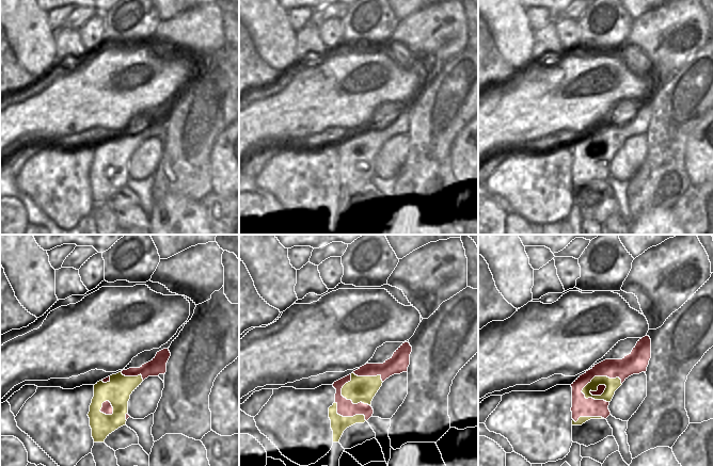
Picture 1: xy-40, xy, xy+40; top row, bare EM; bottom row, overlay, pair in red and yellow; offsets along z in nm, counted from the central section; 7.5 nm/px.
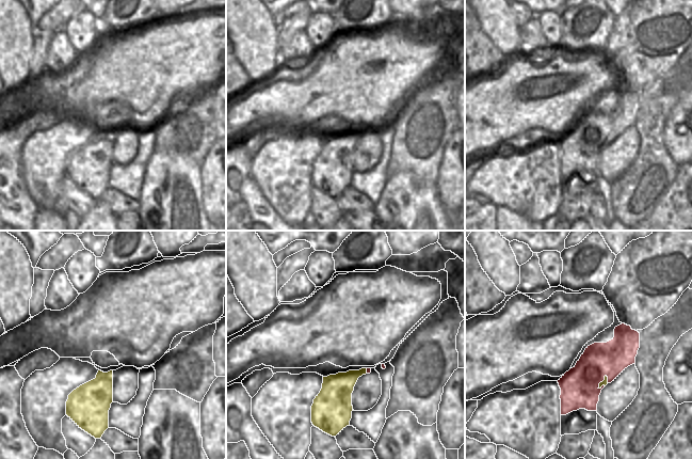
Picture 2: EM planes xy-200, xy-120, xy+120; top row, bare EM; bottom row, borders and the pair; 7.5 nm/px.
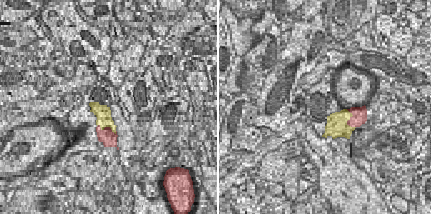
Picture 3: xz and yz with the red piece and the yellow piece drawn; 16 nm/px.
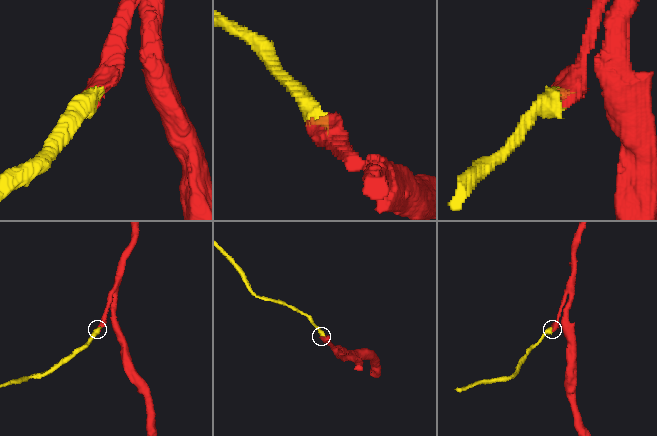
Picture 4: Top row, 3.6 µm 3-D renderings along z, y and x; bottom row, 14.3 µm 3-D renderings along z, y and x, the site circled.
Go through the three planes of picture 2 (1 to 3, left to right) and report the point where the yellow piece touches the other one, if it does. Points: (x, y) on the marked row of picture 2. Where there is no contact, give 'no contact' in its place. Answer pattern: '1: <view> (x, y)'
1: no contact
2: xy-120 (367, 370)
3: xy+120 (600, 381)

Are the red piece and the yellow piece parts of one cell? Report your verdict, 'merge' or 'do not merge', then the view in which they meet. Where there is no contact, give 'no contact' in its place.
merge; meets red in xy+40

